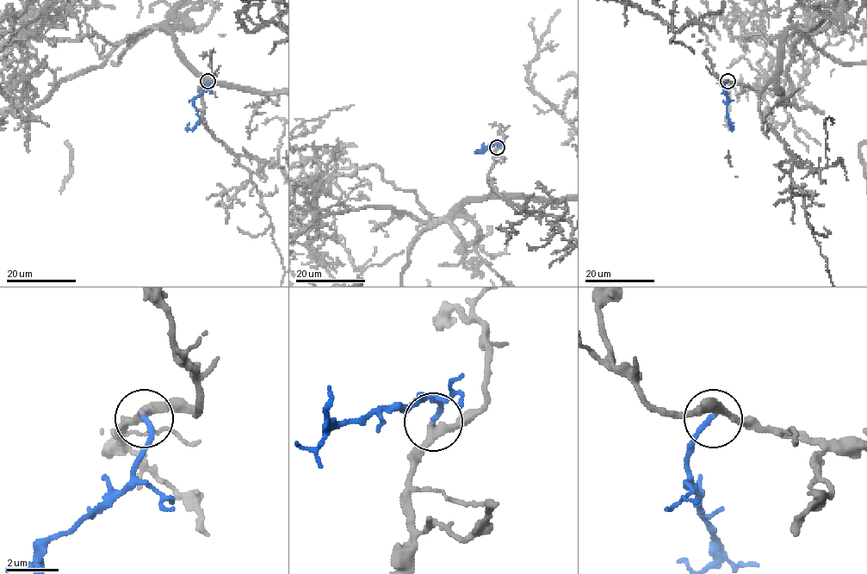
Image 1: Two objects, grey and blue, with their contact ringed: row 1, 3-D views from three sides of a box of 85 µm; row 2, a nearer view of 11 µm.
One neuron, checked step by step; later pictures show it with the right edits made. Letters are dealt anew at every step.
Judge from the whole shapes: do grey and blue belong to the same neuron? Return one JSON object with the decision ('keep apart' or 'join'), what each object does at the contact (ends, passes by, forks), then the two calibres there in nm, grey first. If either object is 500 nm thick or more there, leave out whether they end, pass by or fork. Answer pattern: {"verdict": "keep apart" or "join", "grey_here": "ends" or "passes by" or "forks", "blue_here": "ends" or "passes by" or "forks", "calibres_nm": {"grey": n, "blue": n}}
{"verdict": "join", "grey_here": "passes by", "blue_here": "ends", "calibres_nm": {"grey": 260, "blue": 190}}

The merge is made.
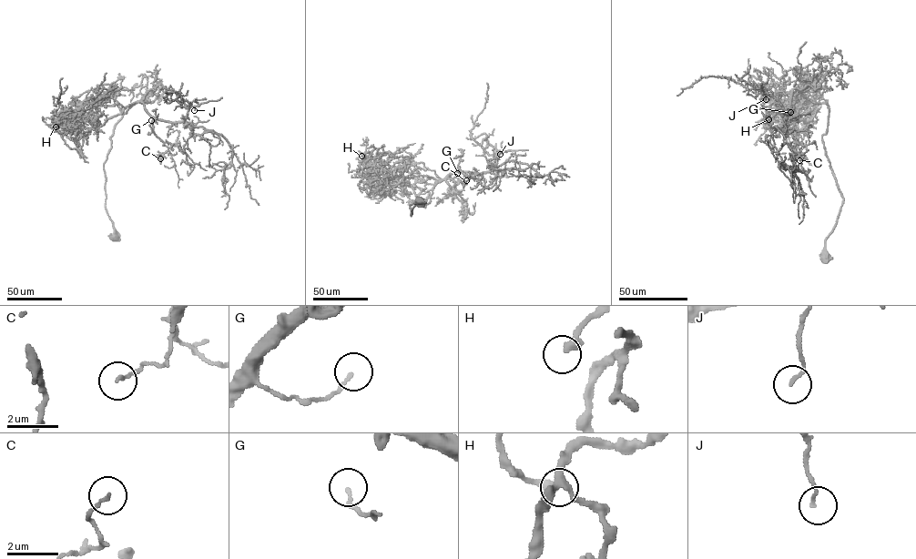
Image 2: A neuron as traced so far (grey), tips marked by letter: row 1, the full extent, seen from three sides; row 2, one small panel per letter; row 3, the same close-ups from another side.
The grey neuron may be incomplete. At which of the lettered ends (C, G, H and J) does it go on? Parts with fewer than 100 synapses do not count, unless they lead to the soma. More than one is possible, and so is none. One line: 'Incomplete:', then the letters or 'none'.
Incomplete: none

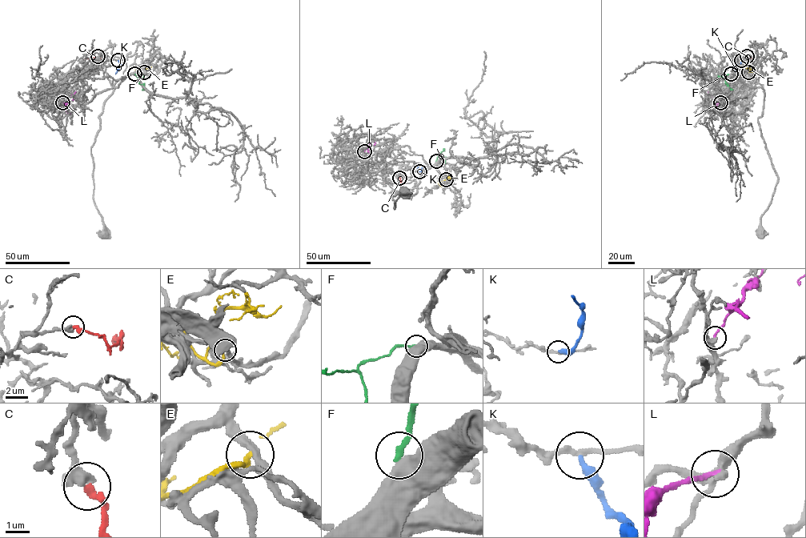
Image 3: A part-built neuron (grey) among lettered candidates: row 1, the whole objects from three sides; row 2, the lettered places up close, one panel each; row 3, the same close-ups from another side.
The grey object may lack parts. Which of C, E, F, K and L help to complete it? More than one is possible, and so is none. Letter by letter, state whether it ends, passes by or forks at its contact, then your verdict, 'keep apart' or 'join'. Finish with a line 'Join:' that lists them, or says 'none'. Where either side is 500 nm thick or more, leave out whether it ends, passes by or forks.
C: it ends; join
E: it ends; keep apart
F: keep apart
K: it ends; keep apart
L: it ends; keep apart
Join: C

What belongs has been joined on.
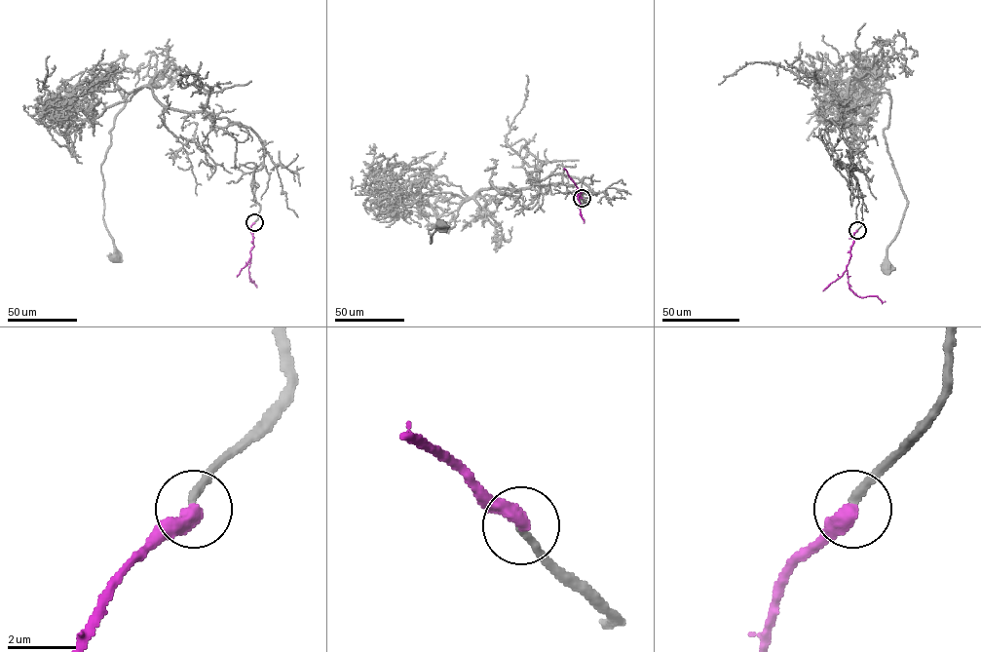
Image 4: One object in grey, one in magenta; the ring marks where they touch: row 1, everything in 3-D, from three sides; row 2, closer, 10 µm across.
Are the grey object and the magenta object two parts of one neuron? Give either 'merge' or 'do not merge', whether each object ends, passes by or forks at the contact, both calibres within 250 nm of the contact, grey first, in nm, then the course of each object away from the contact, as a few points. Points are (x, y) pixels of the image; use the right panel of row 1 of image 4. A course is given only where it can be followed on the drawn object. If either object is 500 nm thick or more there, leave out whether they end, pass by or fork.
merge | grey ends | magenta ends | 240/480 nm | grey via (857, 230), (862, 197), (829, 120), (855, 76), (890, 99), (883, 135), (907, 207), (886, 269) | magenta via (857, 230), (846, 268), (849, 287), (857, 296), (877, 295), (885, 301)

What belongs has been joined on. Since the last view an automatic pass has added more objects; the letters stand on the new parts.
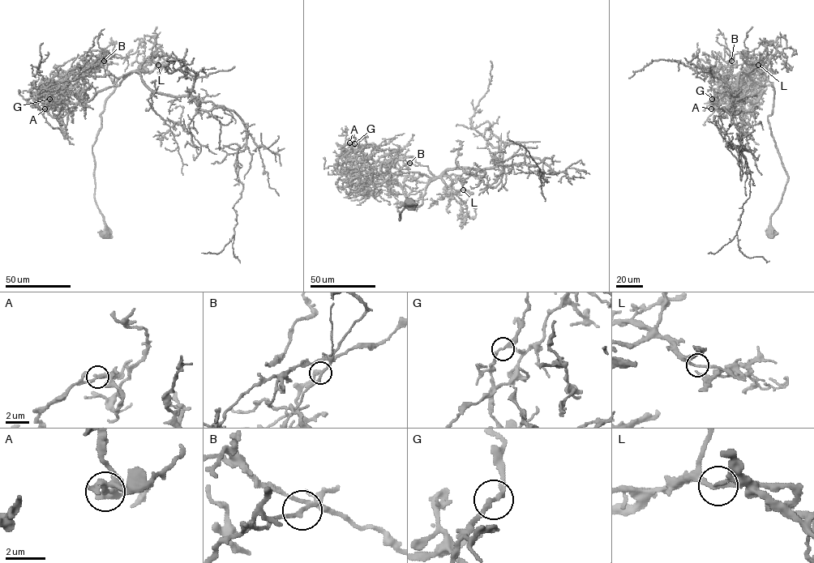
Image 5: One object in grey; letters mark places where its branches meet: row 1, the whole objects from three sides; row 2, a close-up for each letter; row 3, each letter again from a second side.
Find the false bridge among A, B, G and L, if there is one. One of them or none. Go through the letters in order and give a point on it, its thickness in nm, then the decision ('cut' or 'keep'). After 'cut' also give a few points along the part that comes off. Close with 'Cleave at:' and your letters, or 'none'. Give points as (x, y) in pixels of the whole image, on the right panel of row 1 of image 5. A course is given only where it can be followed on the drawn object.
A: at (711, 108); 220 nm thick; keep
B: at (731, 61); 200 nm thick; cut; foreign part runs (731, 61), (724, 50), (725, 40), (718, 29)
G: at (712, 99); 220 nm thick; keep
L: at (758, 65); 200 nm thick; keep
Cleave at: B

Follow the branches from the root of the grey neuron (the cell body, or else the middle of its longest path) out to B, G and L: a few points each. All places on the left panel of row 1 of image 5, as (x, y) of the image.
B: (106, 234), (95, 198), (92, 147), (105, 100), (128, 73), (88, 74), (92, 63), (104, 61)
G: (106, 234), (92, 147), (105, 100), (128, 74), (85, 102), (57, 90), (40, 95), (49, 99)
L: (106, 234), (95, 198), (92, 147), (100, 114), (122, 80), (139, 74), (148, 60), (158, 65)

